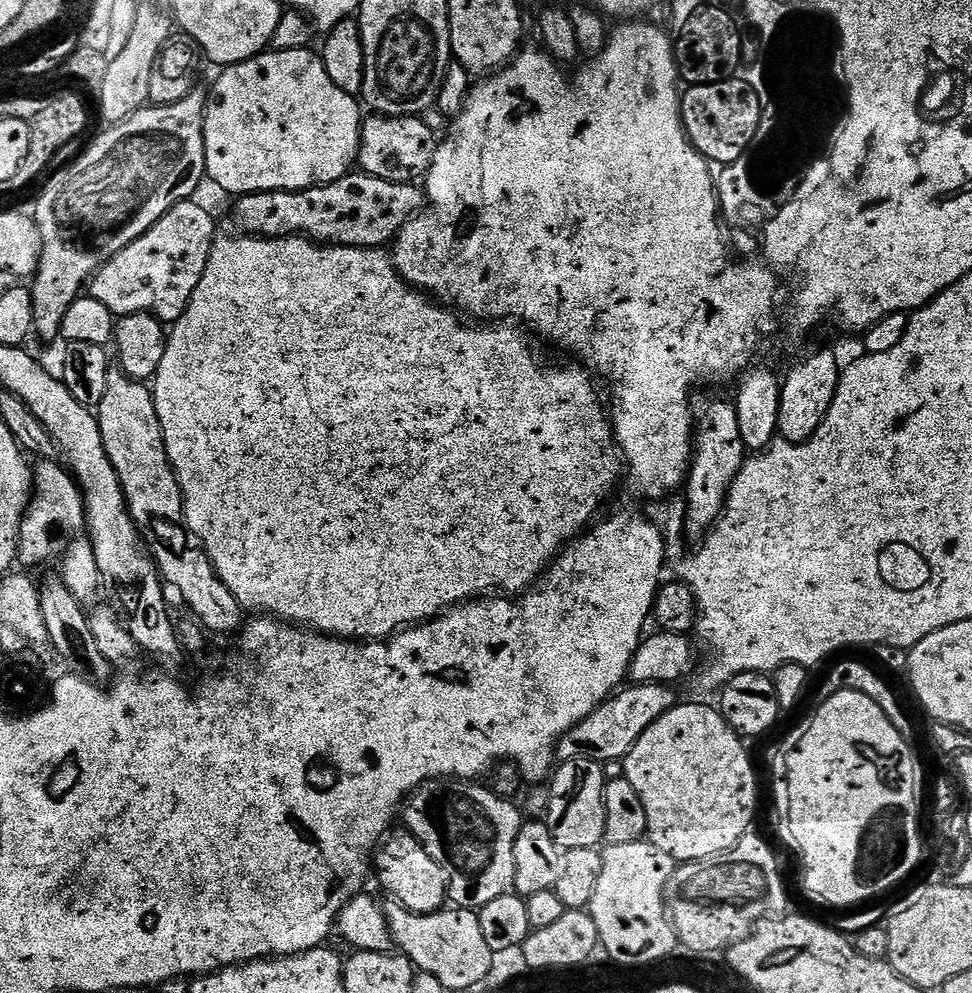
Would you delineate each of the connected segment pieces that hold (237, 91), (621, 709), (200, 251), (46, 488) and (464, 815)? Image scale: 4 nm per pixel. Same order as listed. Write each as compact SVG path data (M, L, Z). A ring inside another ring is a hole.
M311 47L298 50L265 50L259 56L246 62L229 64L224 72L212 84L204 106L204 171L209 181L213 180L224 192L247 194L250 192L300 192L303 188L316 188L319 184L329 184L338 178L349 175L351 166L360 155L360 130L362 127L361 105L357 97L346 90L338 90L334 82L330 82L330 74L326 74L326 66L319 55L312 53Z
M632 684L624 686L608 697L587 716L578 726L574 726L566 735L560 737L558 756L561 761L573 760L576 756L585 756L601 762L608 759L623 760L628 751L646 734L646 730L662 714L675 708L678 697L667 684Z
M195 199L183 200L150 230L100 267L90 281L90 295L119 318L149 312L161 322L174 322L186 310L212 253L218 229L216 220Z
M44 458L34 468L34 491L28 502L28 511L20 527L20 551L18 560L25 569L39 564L59 561L68 548L68 541L76 539L85 531L84 494L80 491L71 471L63 463L55 464L52 458Z
M441 778L439 780L427 780L425 784L420 785L415 792L409 795L406 803L402 808L402 820L406 823L407 831L412 833L414 838L418 838L418 842L422 842L422 846L426 850L426 854L430 854L430 858L434 858L434 862L438 862L438 866L442 866L442 870L448 879L448 899L455 907L466 908L469 910L479 910L486 906L486 902L494 902L494 898L502 898L502 894L513 891L516 887L514 882L514 842L520 833L520 825L522 823L521 809L516 809L512 805L511 799L497 795L491 787L483 788L480 782L471 780L458 780L455 778Z

